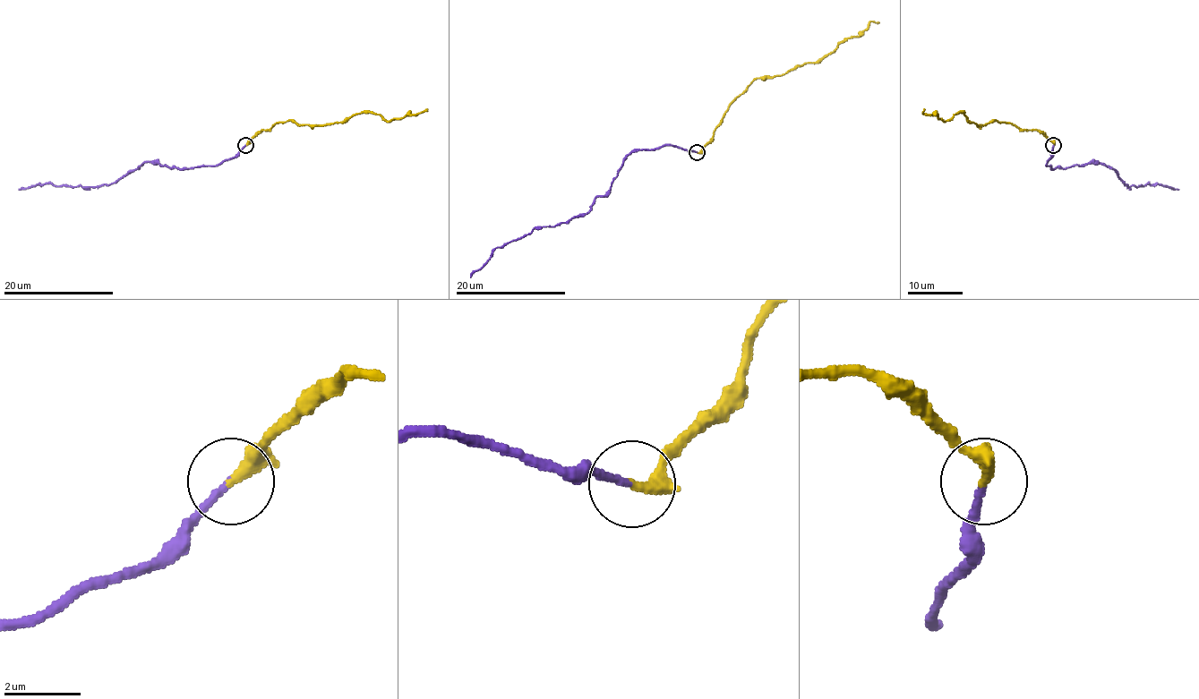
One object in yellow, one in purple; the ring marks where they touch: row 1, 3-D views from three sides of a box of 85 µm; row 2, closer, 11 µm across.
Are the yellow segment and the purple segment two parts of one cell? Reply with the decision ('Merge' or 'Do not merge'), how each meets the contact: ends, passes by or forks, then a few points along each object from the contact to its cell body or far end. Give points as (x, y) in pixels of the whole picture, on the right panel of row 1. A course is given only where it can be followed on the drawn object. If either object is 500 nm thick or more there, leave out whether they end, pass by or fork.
Merge. At the ring yellow passes by. At the ring purple ends. Course of yellow: (1054, 146), (1037, 131), (989, 121), (980, 125), (963, 113), (944, 121), (922, 113), (924, 108). Course of purple: (1054, 146), (1047, 165), (1052, 169), (1099, 162), (1110, 166), (1127, 187), (1162, 184), (1178, 190)

